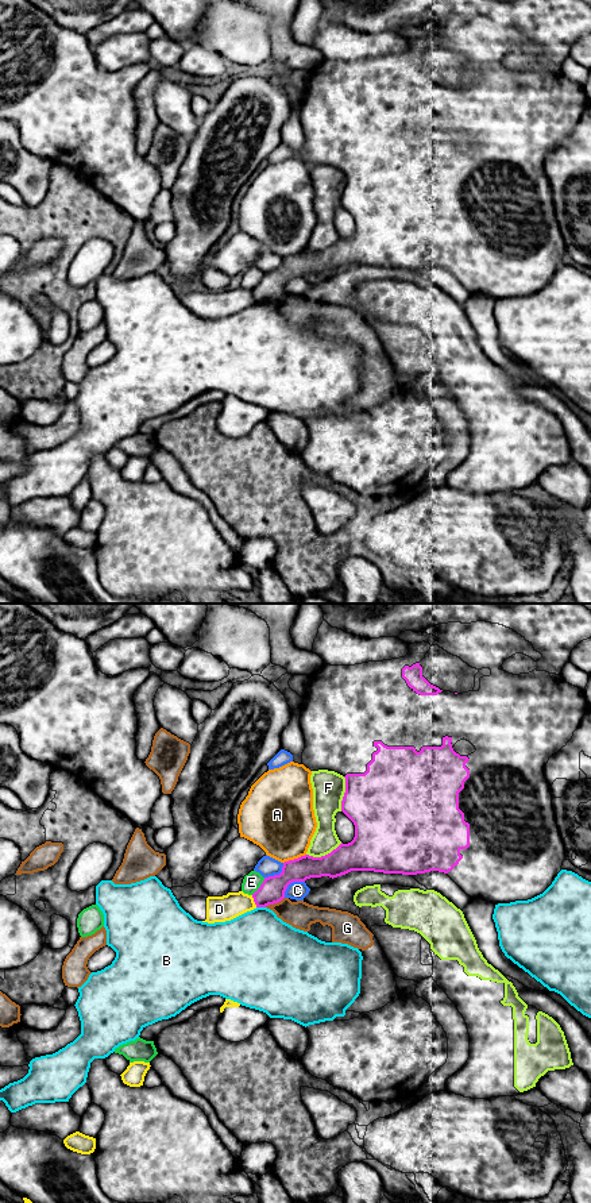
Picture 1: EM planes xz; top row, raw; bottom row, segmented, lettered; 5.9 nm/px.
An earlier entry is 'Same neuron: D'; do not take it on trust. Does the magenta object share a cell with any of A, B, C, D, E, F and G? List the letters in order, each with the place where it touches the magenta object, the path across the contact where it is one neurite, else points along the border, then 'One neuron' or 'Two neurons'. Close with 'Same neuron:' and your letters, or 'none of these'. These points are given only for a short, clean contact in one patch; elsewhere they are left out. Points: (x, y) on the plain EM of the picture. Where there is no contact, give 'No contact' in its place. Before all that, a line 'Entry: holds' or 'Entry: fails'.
Entry: fails
A: Touches magenta at xz (294, 254). Two neurons
B: Touches magenta at xz (261, 301). Two neurons
C: Touches magenta at xz (290, 277). Two neurons
D: Touches magenta at xz (254, 296). Boundary: xz (251, 290), (257, 301). Two neurons
E: Touches magenta at xz (261, 281). Boundary: xz (265, 273), (251, 289). Two neurons
F: Touches magenta at xz (325, 250). Two neurons
G: Touches magenta at xz (274, 297). Boundary: xz (284, 292), (265, 301). Two neurons
Same neuron: none of these

